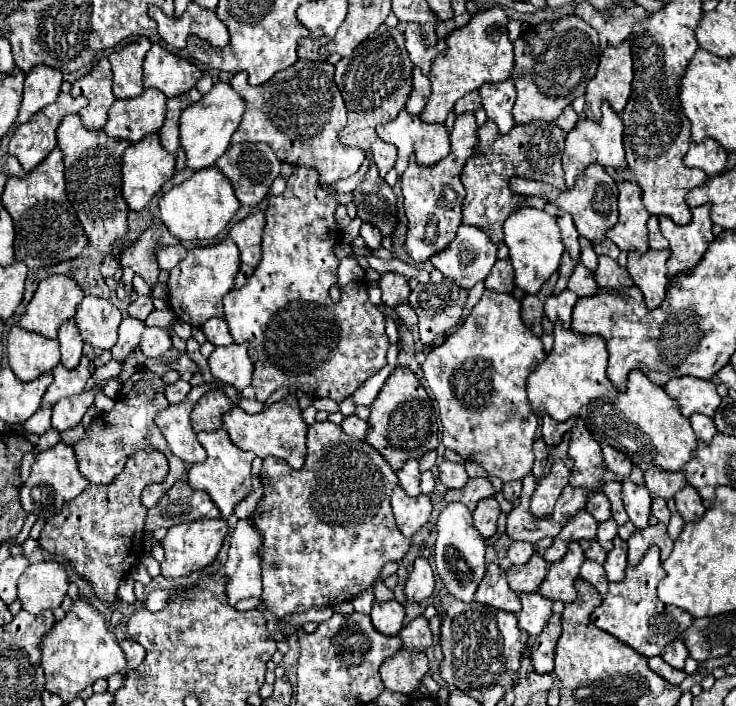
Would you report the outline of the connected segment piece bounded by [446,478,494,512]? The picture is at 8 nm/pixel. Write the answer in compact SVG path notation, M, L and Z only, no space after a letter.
M472 478L462 490L448 490L446 502L462 502L470 512L476 510L476 504L484 498L494 496L494 488L486 478Z

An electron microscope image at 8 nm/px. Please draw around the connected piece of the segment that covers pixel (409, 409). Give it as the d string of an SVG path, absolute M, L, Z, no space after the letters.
M396 366L370 406L370 412L366 442L376 446L394 470L404 466L406 460L422 458L426 452L438 448L438 414L432 410L432 400L412 370Z

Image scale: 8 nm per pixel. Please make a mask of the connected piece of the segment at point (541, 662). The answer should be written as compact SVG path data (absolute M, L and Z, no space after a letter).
M552 614L544 630L530 644L532 664L538 670L538 674L550 674L554 670L554 646L562 632L560 618L560 614Z

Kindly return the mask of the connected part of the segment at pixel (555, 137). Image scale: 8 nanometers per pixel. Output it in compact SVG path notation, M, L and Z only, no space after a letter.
M490 120L478 128L478 146L472 158L462 168L462 184L466 188L466 198L462 206L462 222L476 226L488 234L488 238L500 246L502 244L502 224L504 220L522 206L544 208L544 198L526 198L516 196L508 188L512 176L530 178L538 182L548 182L558 190L566 190L564 172L562 172L562 150L564 150L564 132L554 122L532 122L530 126L514 126L508 134L500 136L496 124Z

